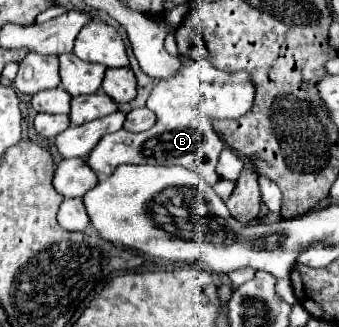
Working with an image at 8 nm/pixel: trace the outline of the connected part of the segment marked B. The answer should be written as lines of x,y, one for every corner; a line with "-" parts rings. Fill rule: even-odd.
180,56
182,66
174,76
160,80
146,106
156,114
156,124
140,134
118,130
102,136
96,148
88,156
88,166
104,176
110,176
120,164
178,164
194,172
200,172
204,180
214,186
220,176
216,174
218,154
226,146
224,140
214,132
212,122
218,118
238,118
252,108
254,86
246,72
222,72
208,60
190,60

